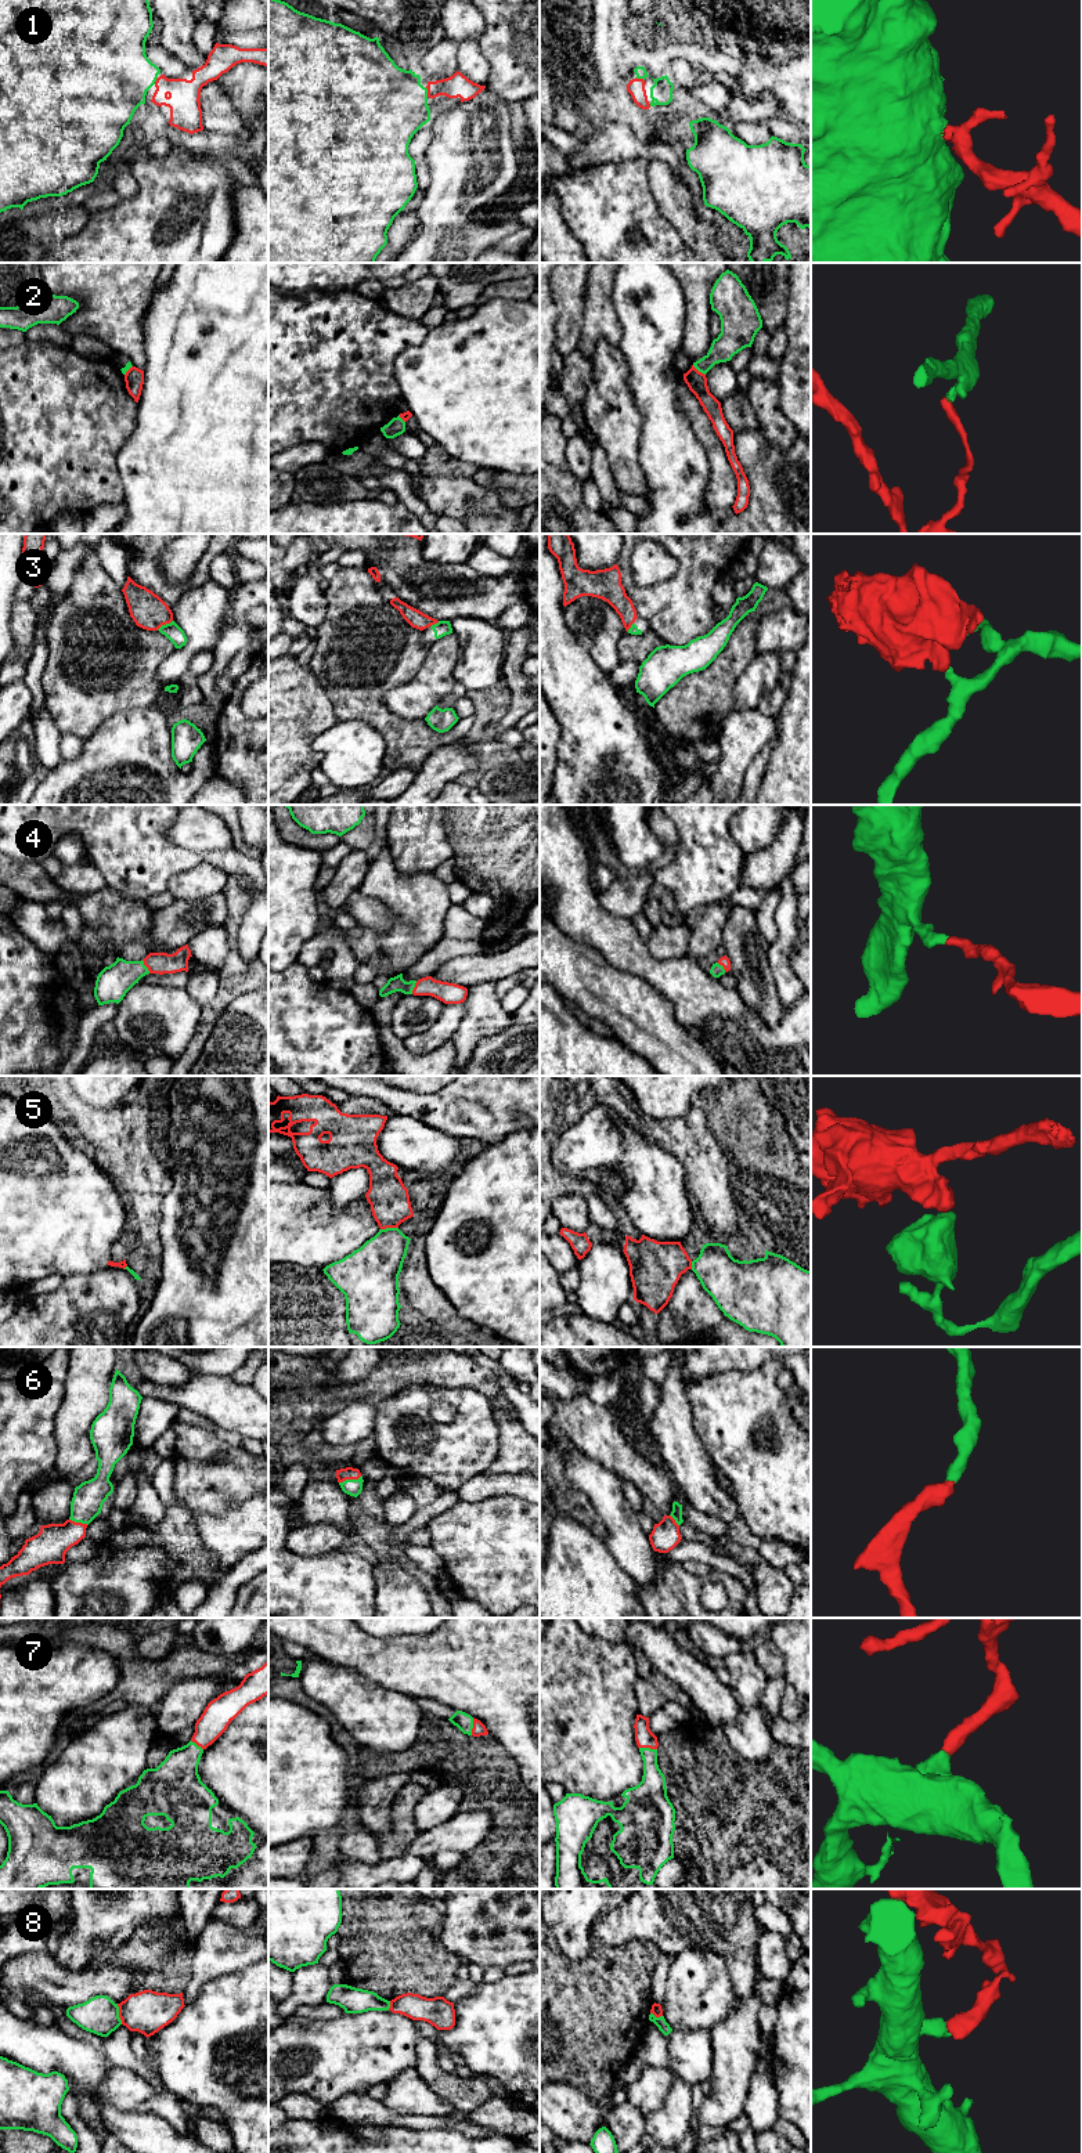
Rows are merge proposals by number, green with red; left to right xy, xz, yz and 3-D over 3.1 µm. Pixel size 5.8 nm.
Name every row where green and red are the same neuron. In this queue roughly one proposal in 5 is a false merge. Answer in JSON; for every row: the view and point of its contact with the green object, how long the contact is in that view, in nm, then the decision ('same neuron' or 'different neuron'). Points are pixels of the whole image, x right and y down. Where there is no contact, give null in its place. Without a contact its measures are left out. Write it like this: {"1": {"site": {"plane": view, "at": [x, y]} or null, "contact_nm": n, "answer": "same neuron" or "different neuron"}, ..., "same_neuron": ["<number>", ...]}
{"1": {"site": {"plane": "xz", "at": [426, 91]}, "contact_nm": 60, "answer": "same neuron"}, "2": {"site": {"plane": "yz", "at": [699, 371]}, "contact_nm": 100, "answer": "different neuron"}, "3": {"site": {"plane": "xy", "at": [163, 625]}, "contact_nm": 110, "answer": "different neuron"}, "4": {"site": {"plane": "xy", "at": [145, 967]}, "contact_nm": 90, "answer": "same neuron"}, "5": {"site": {"plane": "xz", "at": [389, 1228]}, "contact_nm": 110, "answer": "different neuron"}, "6": {"site": {"plane": "xz", "at": [350, 1480]}, "contact_nm": 140, "answer": "same neuron"}, "7": {"site": {"plane": "xz", "at": [472, 1726]}, "contact_nm": 110, "answer": "same neuron"}, "8": {"site": {"plane": "xy", "at": [118, 2014]}, "contact_nm": 120, "answer": "different neuron"}, "same_neuron": ["1", "4", "6", "7"]}

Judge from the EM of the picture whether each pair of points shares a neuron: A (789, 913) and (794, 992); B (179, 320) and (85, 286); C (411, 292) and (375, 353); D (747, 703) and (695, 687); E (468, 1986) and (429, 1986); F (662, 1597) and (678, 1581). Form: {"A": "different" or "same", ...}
{"A": "same", "B": "different", "C": "different", "D": "different", "E": "different", "F": "same"}

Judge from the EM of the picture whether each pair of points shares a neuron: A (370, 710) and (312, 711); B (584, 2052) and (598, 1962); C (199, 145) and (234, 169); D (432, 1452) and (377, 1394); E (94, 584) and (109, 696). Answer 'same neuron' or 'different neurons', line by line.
A: different neurons
B: same neuron
C: same neuron
D: different neurons
E: same neuron

